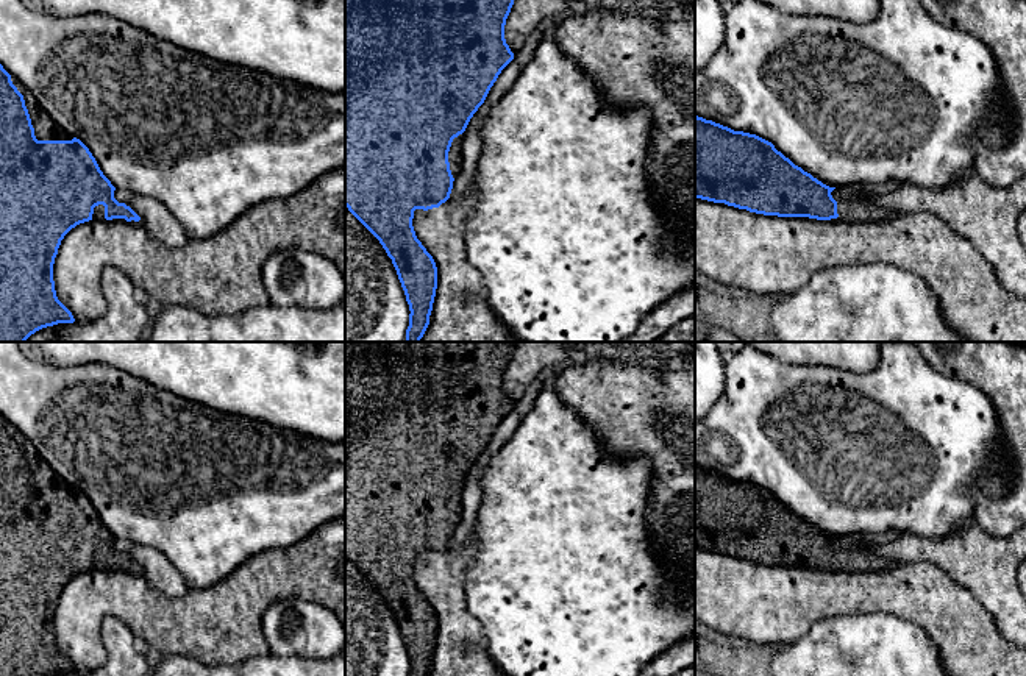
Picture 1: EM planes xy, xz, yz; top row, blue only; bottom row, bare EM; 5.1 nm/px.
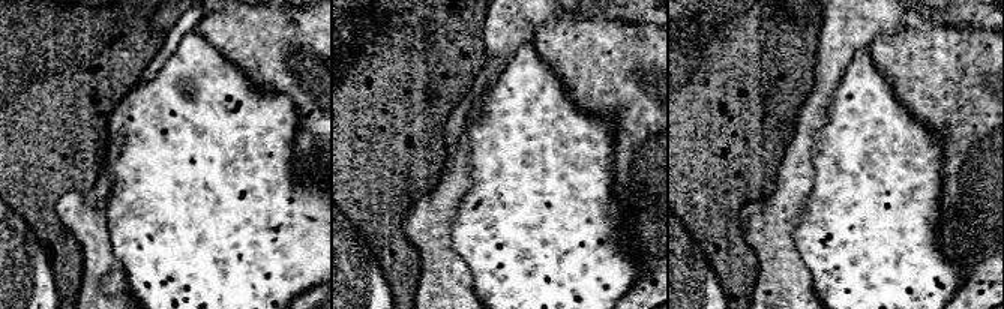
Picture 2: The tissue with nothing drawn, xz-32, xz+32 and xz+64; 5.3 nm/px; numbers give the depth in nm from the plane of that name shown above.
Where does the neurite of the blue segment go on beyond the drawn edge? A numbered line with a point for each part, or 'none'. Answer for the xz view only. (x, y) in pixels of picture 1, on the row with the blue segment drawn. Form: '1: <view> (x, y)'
1: xz (455, 160)

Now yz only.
1: yz (861, 208)

